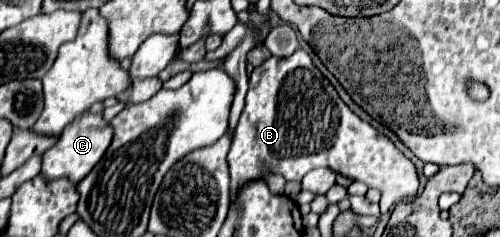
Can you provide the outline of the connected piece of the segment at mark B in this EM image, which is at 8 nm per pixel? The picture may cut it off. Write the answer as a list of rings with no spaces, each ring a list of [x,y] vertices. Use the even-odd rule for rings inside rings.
[[[297,49],[291,57],[269,57],[265,63],[253,69],[249,77],[247,103],[241,113],[241,121],[233,133],[233,143],[229,151],[229,169],[231,169],[231,197],[237,191],[239,183],[261,177],[265,171],[281,173],[287,181],[299,183],[305,173],[317,167],[327,167],[339,175],[361,181],[367,187],[381,191],[381,213],[387,213],[397,201],[413,199],[419,189],[419,175],[411,159],[407,159],[389,137],[381,135],[373,125],[357,117],[337,95],[335,87],[321,75],[313,65],[309,55],[303,49]]]

